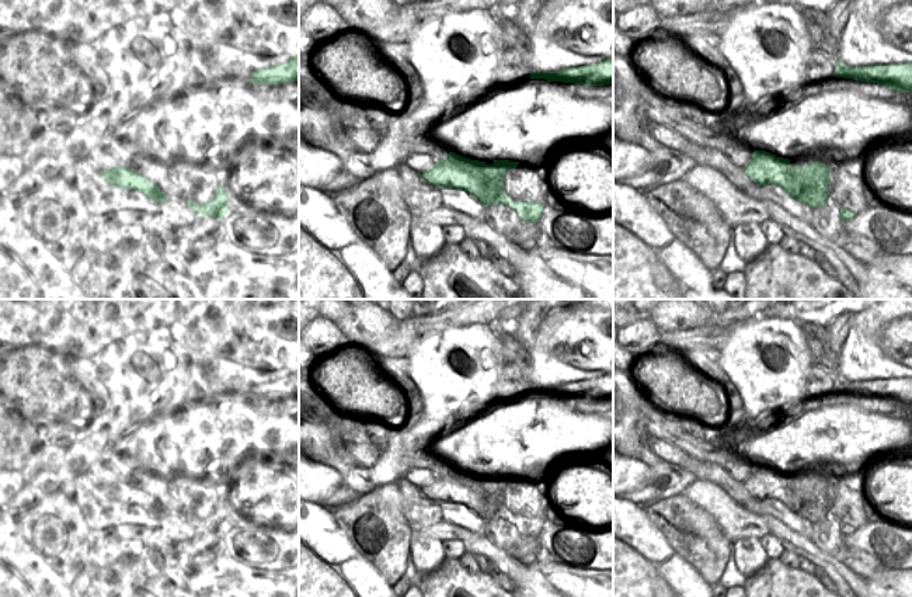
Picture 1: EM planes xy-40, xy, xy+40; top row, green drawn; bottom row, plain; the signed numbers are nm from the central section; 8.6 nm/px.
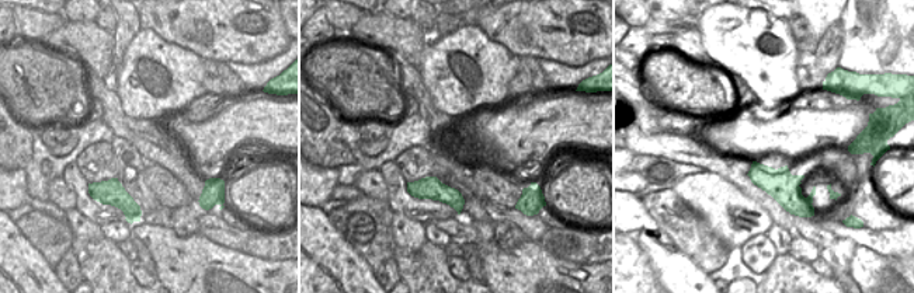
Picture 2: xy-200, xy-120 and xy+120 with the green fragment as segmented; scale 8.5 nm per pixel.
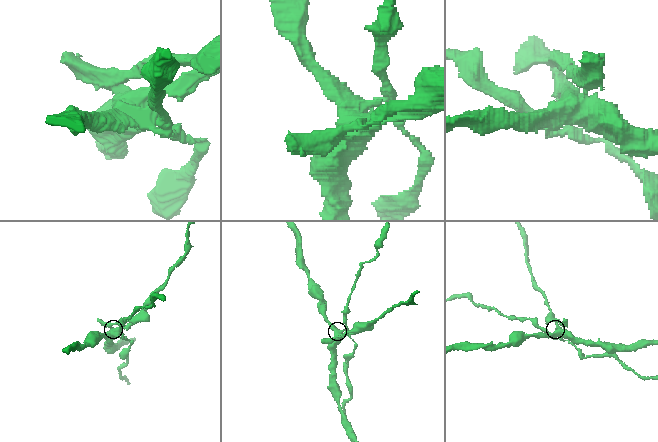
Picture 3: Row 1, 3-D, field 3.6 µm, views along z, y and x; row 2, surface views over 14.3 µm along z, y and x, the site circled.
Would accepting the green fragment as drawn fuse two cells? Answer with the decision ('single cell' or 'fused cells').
fused cells

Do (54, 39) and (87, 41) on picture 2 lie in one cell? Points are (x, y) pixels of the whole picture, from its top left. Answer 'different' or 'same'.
same

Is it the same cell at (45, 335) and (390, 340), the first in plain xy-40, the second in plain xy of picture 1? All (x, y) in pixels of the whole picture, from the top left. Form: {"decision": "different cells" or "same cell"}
{"decision": "different cells"}

